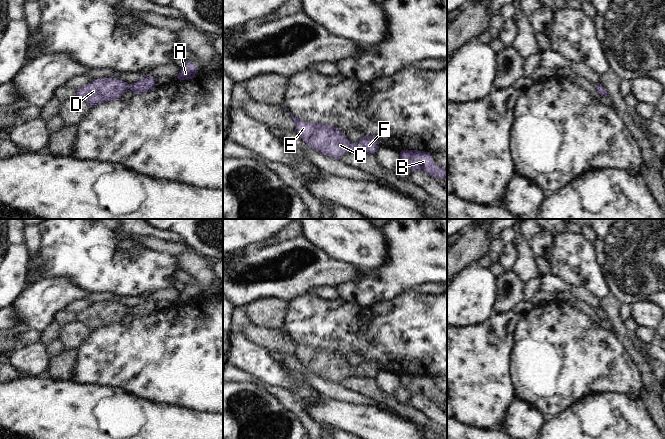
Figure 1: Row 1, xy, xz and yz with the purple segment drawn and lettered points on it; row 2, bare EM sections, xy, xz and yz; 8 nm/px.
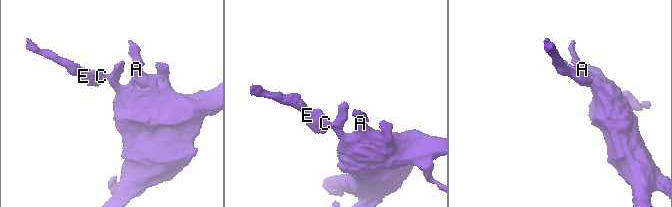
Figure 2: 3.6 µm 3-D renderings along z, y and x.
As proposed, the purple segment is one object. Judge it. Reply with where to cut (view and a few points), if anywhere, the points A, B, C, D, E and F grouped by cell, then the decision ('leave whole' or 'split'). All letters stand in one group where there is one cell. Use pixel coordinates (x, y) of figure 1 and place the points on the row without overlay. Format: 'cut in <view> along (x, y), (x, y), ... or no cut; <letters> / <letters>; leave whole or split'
no cut; A B C D E F; leave whole

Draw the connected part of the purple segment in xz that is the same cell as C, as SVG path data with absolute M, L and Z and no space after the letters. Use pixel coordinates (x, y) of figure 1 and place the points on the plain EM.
M283 330L292 341L296 356L309 371L316 375L340 383L345 377L356 375L375 378L379 371L378 364L370 359L363 360L358 366L351 367L339 353L323 347L312 347L298 343Z

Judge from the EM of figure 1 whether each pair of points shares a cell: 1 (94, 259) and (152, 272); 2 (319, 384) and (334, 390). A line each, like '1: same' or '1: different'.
1: same
2: same

